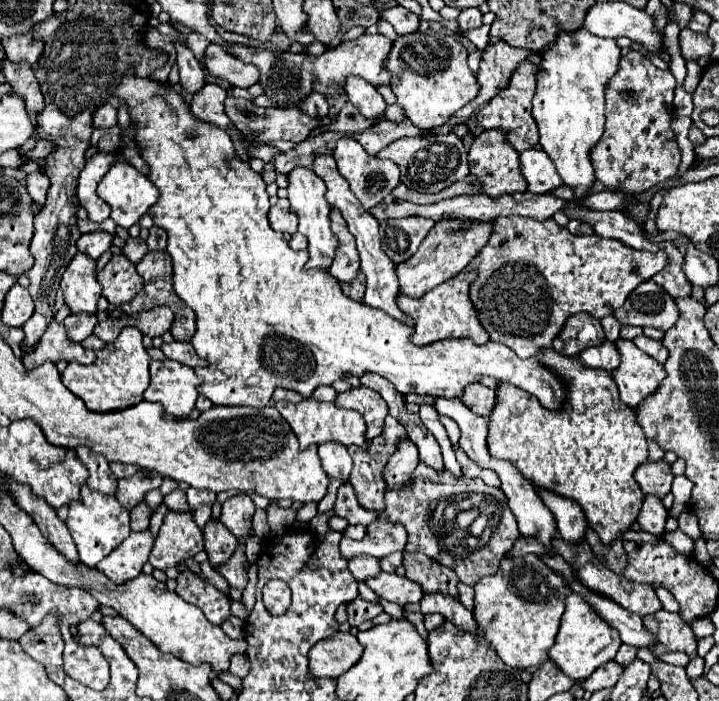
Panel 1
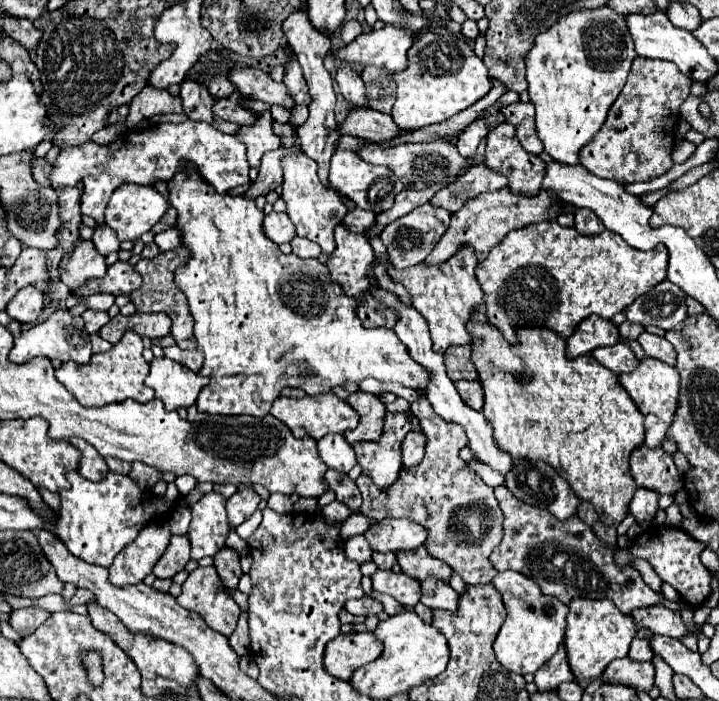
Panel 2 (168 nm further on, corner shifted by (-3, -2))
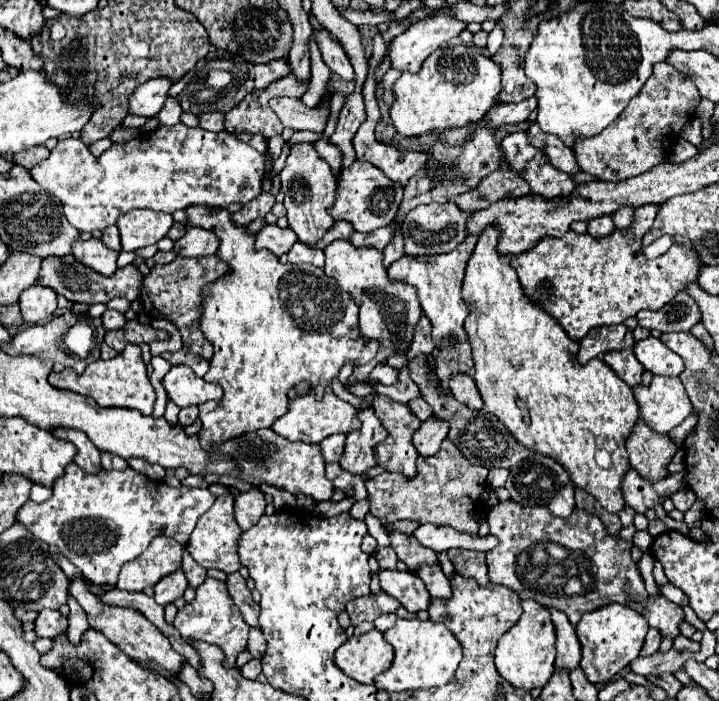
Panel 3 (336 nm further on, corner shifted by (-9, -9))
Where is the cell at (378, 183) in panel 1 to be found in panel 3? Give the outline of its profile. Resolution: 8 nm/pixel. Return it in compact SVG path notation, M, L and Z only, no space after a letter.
M354 161L352 167L340 173L338 177L338 197L328 207L328 213L334 221L348 221L352 223L354 231L372 233L380 227L386 227L394 221L396 211L402 201L402 185L390 181L380 169L376 169L368 161Z

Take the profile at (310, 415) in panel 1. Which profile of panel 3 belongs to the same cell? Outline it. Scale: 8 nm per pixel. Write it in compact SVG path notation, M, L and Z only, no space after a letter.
M310 389L308 393L296 397L290 403L288 413L278 419L272 425L272 431L282 435L288 441L304 441L304 443L320 443L322 439L334 435L334 433L350 433L354 429L360 429L360 421L358 421L358 409L354 409L350 403L338 399L330 389L326 389L324 397L318 401L314 391Z

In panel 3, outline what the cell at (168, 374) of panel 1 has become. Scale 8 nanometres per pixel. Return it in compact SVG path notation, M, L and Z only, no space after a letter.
M178 365L172 367L164 381L162 381L168 397L178 405L178 407L190 407L190 405L200 405L210 399L220 399L222 389L218 383L208 383L202 377L198 377L190 367Z

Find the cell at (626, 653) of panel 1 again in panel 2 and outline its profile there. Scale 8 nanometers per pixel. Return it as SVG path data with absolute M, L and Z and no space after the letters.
M642 628L636 636L634 636L634 640L632 640L632 644L630 644L630 652L628 652L628 658L630 660L636 660L636 662L642 662L642 660L652 660L652 648L650 648L650 644L648 644L648 634L650 634L650 630L648 628Z

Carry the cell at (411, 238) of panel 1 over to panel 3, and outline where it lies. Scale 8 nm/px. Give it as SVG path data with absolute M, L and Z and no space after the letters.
M454 201L450 203L432 203L432 205L418 205L404 217L404 247L406 255L418 257L418 255L438 255L438 253L448 253L456 249L468 235L468 217L470 213L464 213Z

